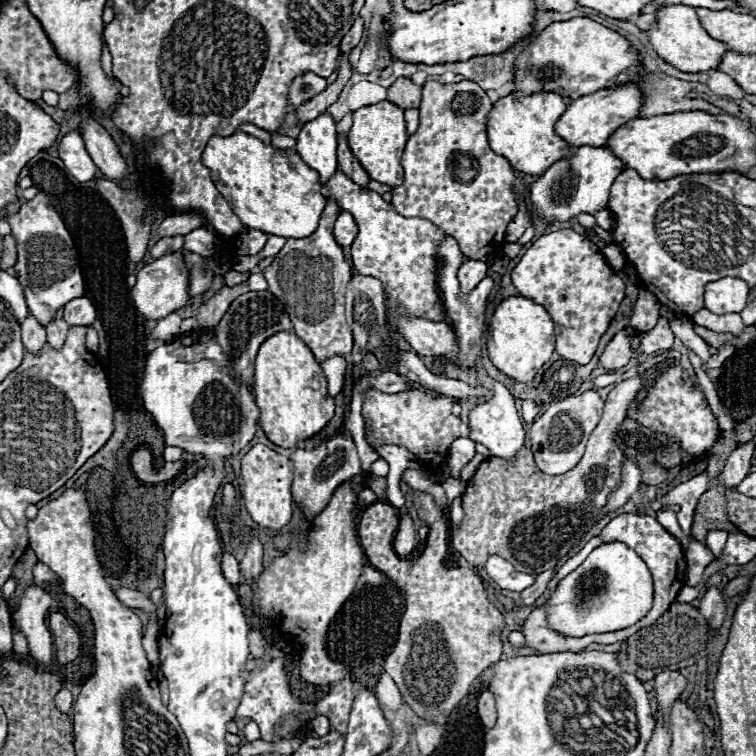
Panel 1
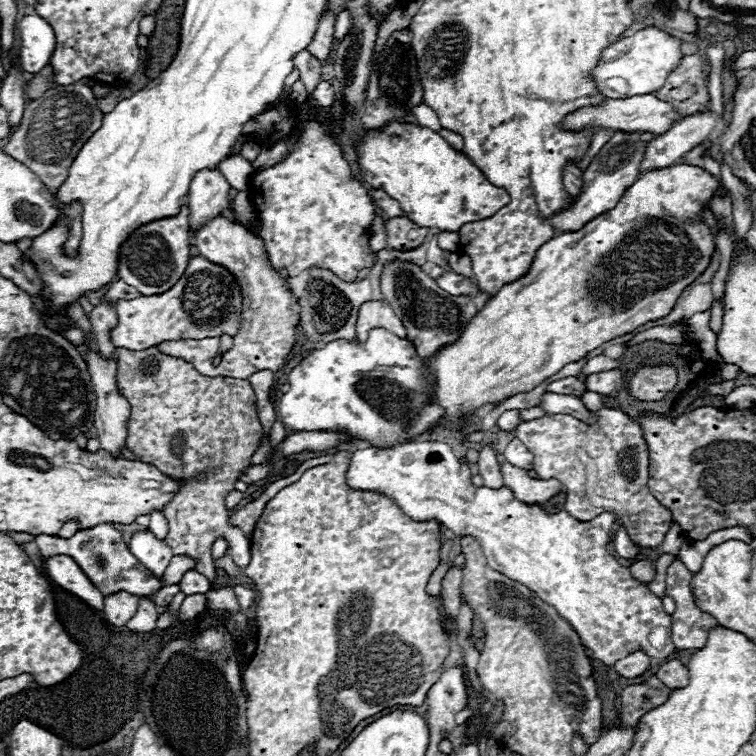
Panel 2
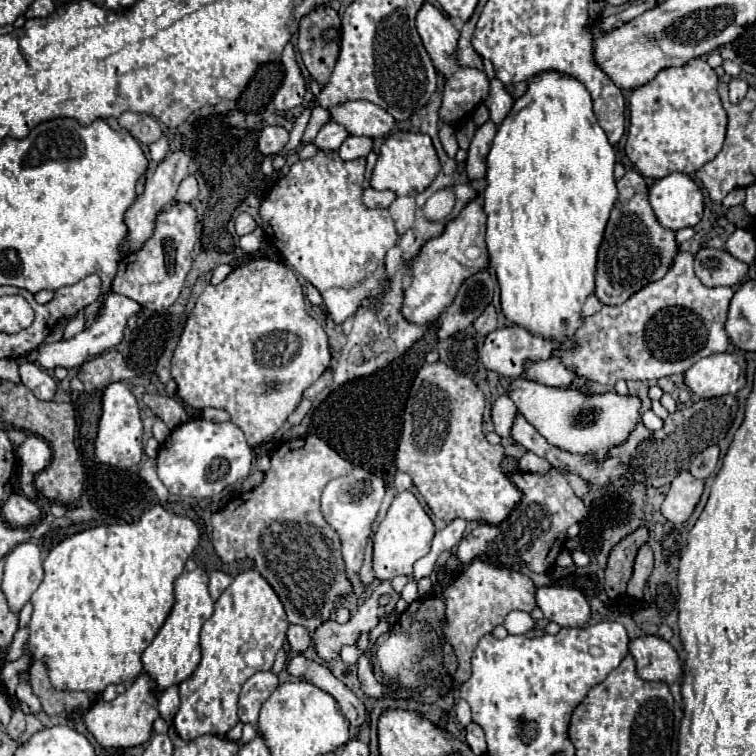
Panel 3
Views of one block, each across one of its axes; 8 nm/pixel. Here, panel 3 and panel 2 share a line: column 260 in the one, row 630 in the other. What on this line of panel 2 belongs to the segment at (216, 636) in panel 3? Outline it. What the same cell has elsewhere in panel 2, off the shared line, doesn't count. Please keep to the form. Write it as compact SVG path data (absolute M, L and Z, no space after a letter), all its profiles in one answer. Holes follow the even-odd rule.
M406 442L406 444L396 444L396 446L392 446L392 448L376 448L376 446L370 446L370 448L364 448L364 450L356 450L356 452L352 452L350 466L348 466L348 470L346 470L346 484L348 484L352 490L372 490L372 492L384 494L384 496L396 500L396 504L400 506L400 510L402 510L406 516L410 516L412 520L416 520L416 522L422 522L422 520L438 520L442 526L446 526L448 530L452 530L458 538L474 536L474 538L480 542L482 554L484 554L484 558L486 558L486 562L488 562L488 566L490 566L492 570L498 570L500 574L506 574L508 578L512 578L512 580L528 586L528 588L530 588L532 592L536 592L536 596L540 596L544 602L552 604L552 606L558 610L558 614L560 614L562 618L566 618L566 620L572 624L572 628L578 632L578 636L582 638L584 646L592 652L592 658L604 662L606 666L612 666L614 662L618 662L620 658L626 658L626 656L632 654L634 650L644 650L650 658L668 658L670 654L678 652L678 648L676 648L676 646L672 644L672 640L670 640L672 616L664 612L662 600L660 600L658 596L654 596L642 582L638 582L638 580L630 574L630 568L620 566L618 560L616 560L616 558L608 552L608 548L606 548L606 546L608 546L608 532L610 532L612 524L614 524L616 518L618 518L614 512L604 512L604 514L596 516L596 518L590 520L590 522L578 522L578 520L574 520L574 518L572 518L568 512L564 512L564 510L562 510L562 512L556 512L556 514L548 514L542 504L526 504L526 502L516 500L516 498L514 498L514 492L512 492L508 486L502 486L502 488L498 488L498 490L486 488L486 486L476 488L470 478L472 478L472 472L470 472L470 468L468 468L468 464L460 464L460 460L456 460L452 448L446 446L446 444L442 444L442 442Z

